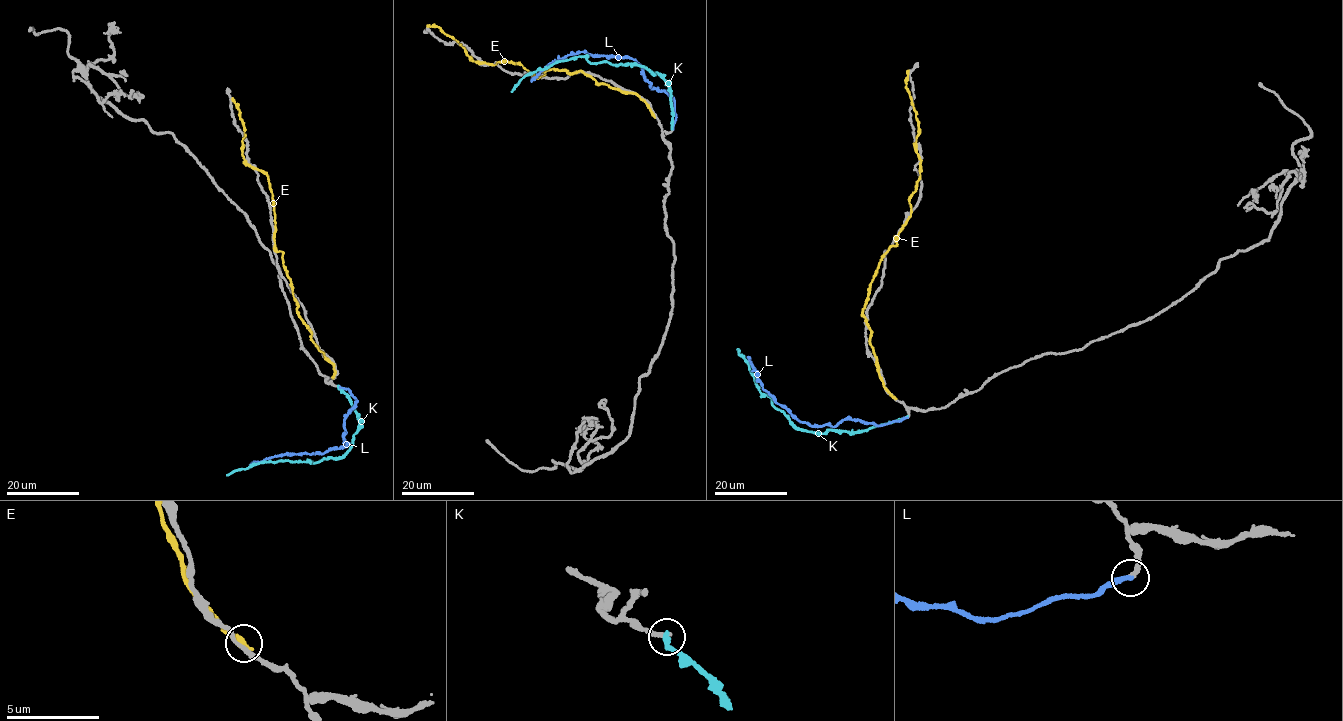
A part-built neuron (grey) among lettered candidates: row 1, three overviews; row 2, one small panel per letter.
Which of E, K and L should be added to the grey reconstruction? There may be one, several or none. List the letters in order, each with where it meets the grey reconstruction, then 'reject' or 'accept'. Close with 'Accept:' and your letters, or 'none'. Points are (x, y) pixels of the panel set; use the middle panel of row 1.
E: contact (654, 114); reject
K: contact (672, 129); reject
L: contact (673, 129); accept
Accept: L

